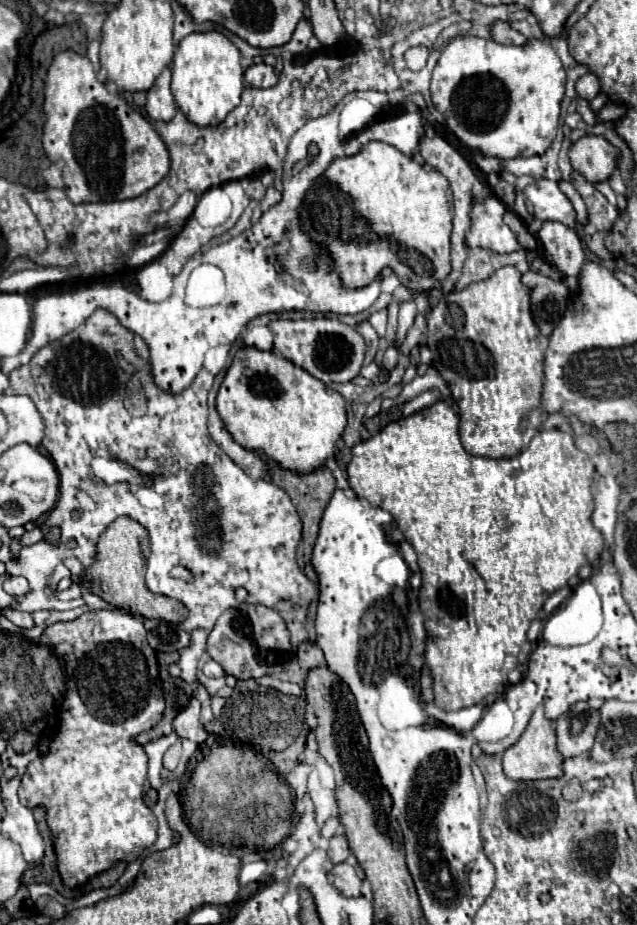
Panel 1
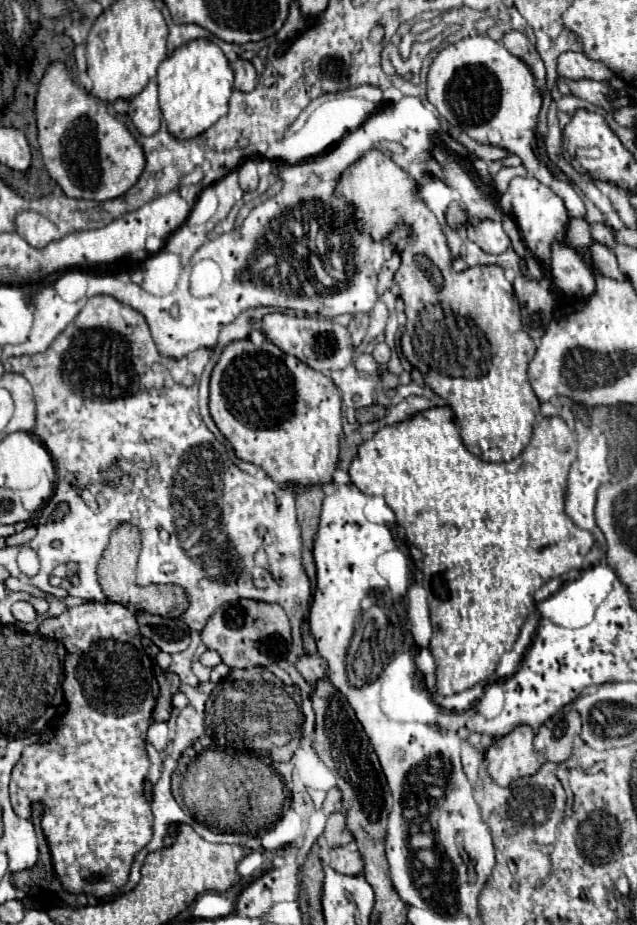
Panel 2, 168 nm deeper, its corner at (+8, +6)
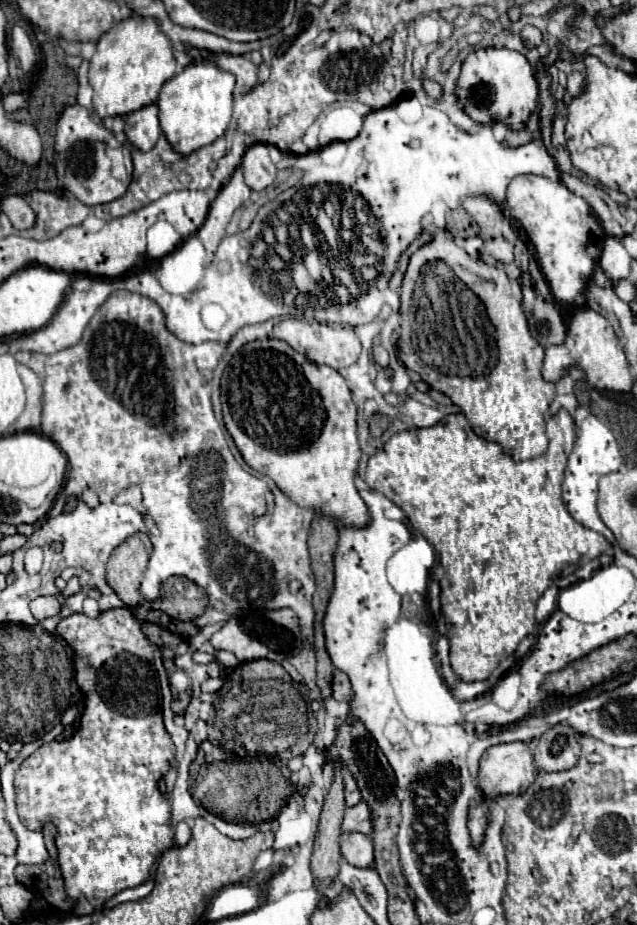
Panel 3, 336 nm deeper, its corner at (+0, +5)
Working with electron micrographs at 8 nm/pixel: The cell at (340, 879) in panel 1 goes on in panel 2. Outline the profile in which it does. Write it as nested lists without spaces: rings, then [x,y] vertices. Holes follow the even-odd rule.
[[[346,846],[330,848],[330,866],[336,872],[346,872],[350,876],[358,876],[364,870],[360,852],[354,848],[346,848]]]

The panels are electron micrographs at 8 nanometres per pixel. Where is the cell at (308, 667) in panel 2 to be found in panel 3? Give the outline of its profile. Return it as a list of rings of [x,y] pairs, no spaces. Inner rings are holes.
[[[334,671],[334,677],[332,677],[332,697],[336,701],[348,701],[352,695],[352,689],[350,689],[350,681],[346,677],[346,673],[342,671]]]

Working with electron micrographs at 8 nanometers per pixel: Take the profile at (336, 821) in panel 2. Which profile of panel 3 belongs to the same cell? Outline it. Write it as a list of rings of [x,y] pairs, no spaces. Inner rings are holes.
[[[360,801],[354,807],[346,807],[344,811],[344,823],[342,823],[342,833],[364,833],[370,835],[372,823],[370,823],[370,809],[364,801]]]

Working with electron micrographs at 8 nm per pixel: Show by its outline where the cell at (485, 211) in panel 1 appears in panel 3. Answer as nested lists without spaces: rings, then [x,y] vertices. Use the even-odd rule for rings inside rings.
[[[504,237],[488,239],[488,241],[484,243],[484,247],[486,247],[486,251],[488,251],[494,259],[498,259],[498,261],[502,261],[502,263],[514,261],[514,253],[512,253],[514,245],[512,245],[510,241],[506,241]]]

